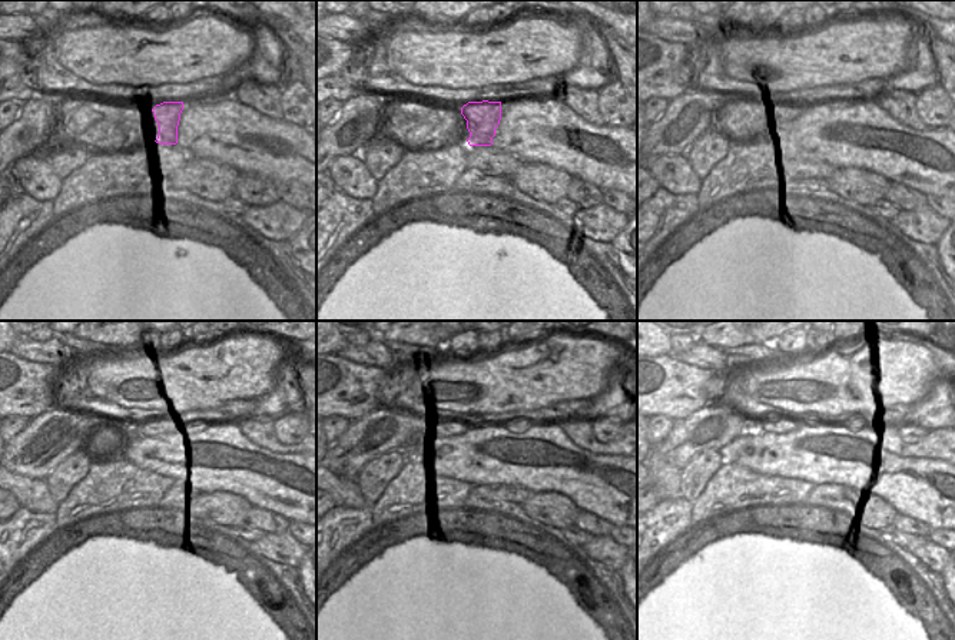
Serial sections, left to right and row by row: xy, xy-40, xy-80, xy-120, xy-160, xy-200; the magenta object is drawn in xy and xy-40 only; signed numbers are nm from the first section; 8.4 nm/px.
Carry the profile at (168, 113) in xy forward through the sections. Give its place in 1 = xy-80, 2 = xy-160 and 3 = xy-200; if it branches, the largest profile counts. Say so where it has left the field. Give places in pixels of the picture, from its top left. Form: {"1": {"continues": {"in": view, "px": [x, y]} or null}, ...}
{"1": {"continues": {"in": "xy-80", "px": [793, 110]}}, "2": {"continues": {"in": "xy-160", "px": [448, 427]}}, "3": {"continues": {"in": "xy-200", "px": [781, 425]}}}

